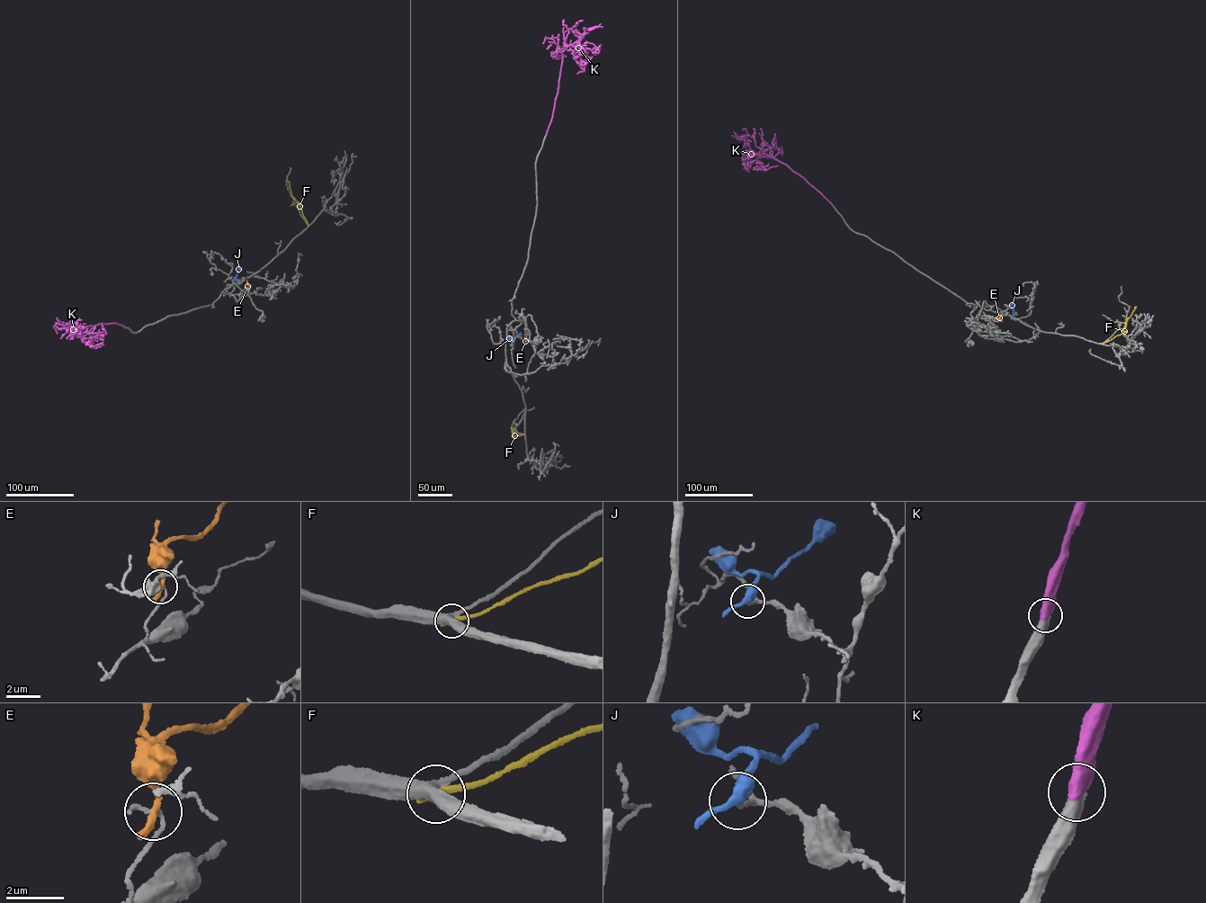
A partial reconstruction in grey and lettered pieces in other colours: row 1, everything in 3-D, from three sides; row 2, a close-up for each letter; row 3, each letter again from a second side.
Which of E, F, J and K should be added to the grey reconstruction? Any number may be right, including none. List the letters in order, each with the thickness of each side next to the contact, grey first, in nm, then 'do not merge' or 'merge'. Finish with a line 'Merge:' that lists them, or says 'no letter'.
E: 180 nm thick on the grey side, 280 nm on the other; do not merge
F: 420 nm thick on the grey side, 280 nm on the other; do not merge
J: 140 nm thick on the grey side, 440 nm on the other; do not merge
K: 550 nm thick on the grey side, 650 nm on the other; merge
Merge: K

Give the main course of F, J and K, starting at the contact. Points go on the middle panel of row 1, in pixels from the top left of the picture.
F: (524, 433), (513, 437), (512, 424)
J: (510, 339), (521, 334)
K: (546, 134), (558, 93), (562, 51), (569, 45), (576, 48), (575, 59), (584, 70), (577, 74)

